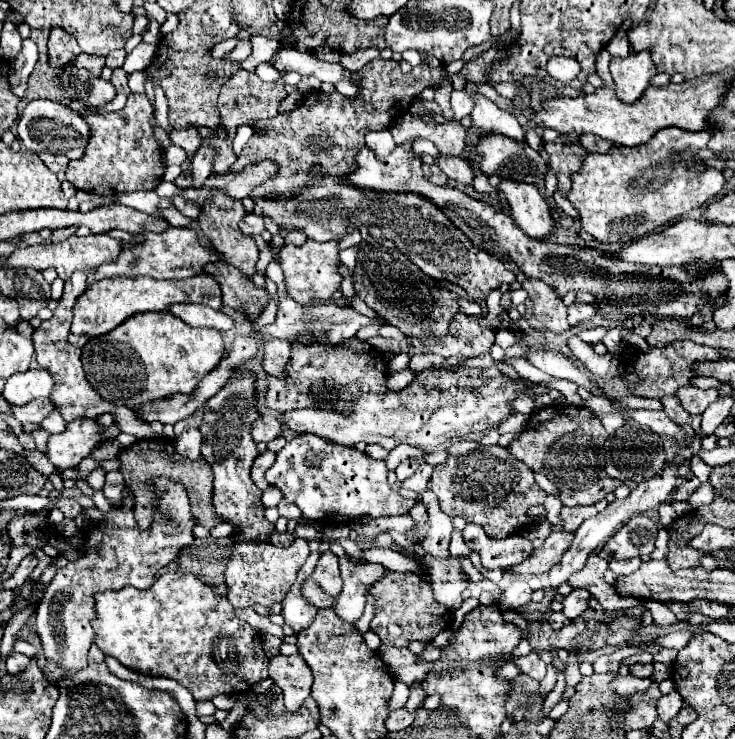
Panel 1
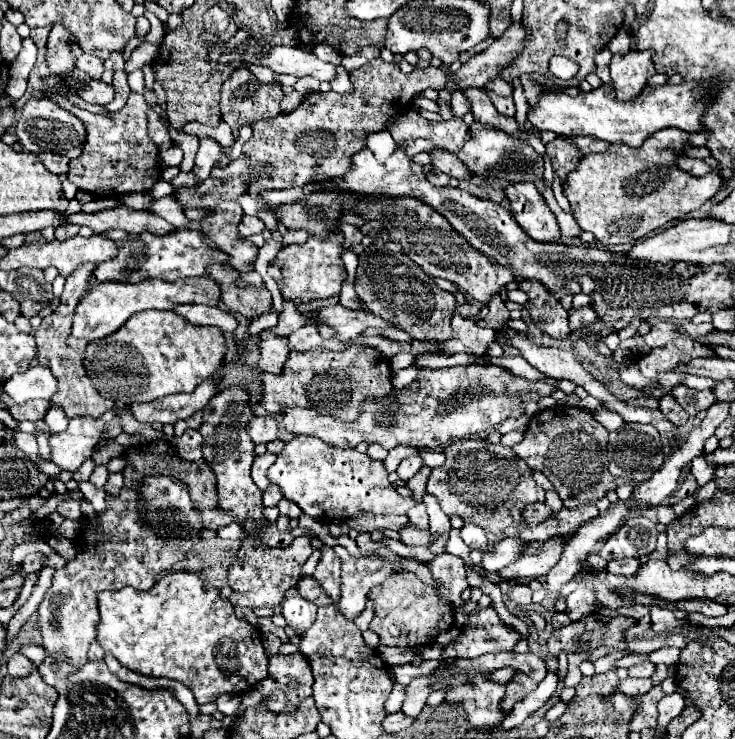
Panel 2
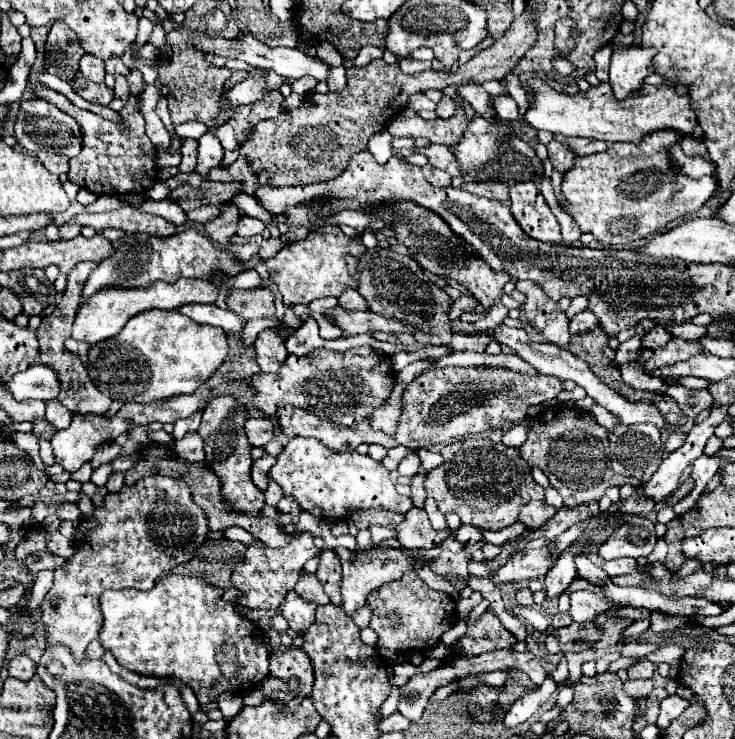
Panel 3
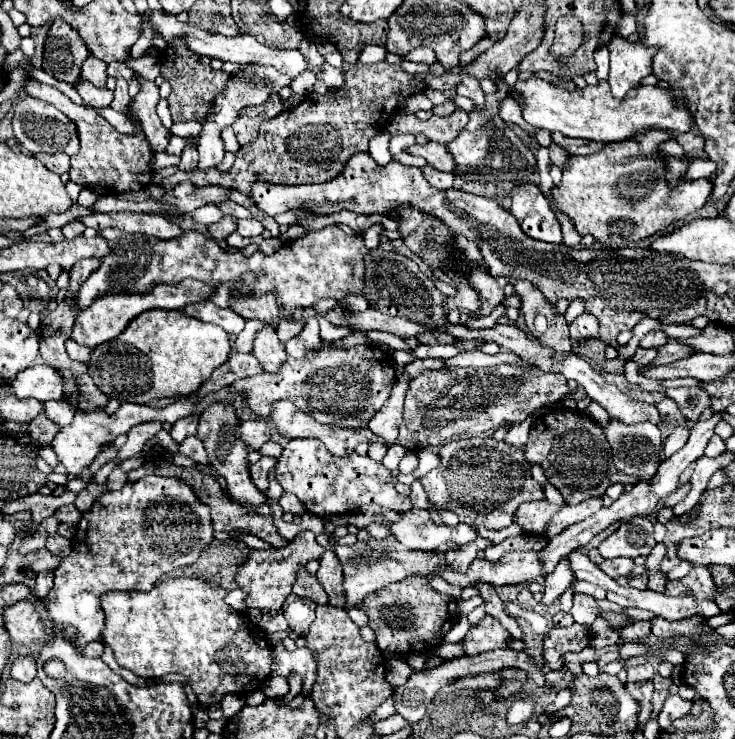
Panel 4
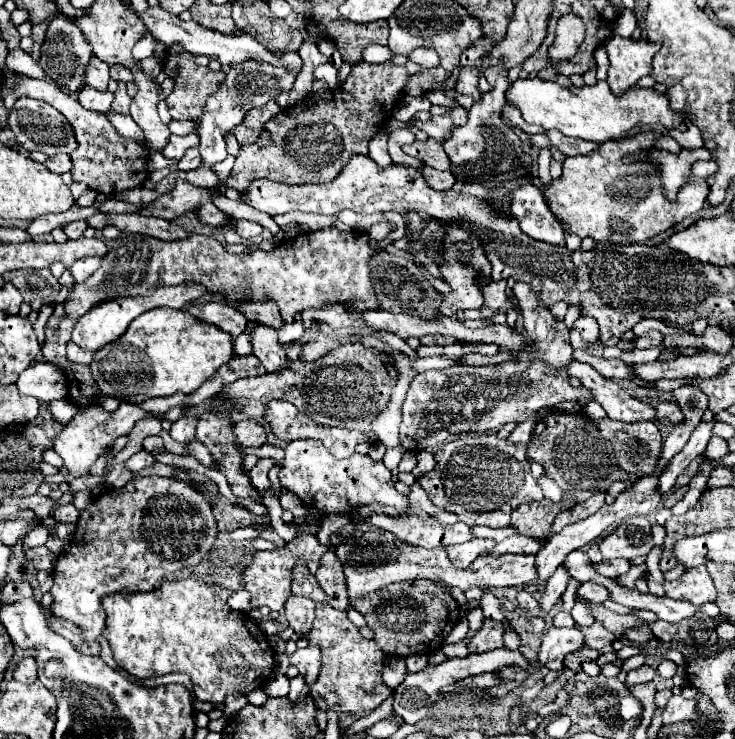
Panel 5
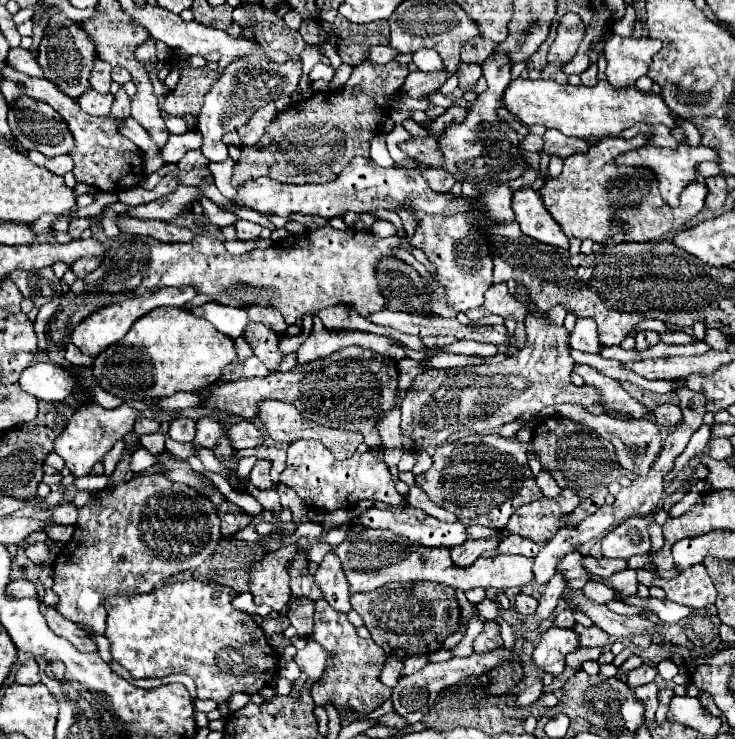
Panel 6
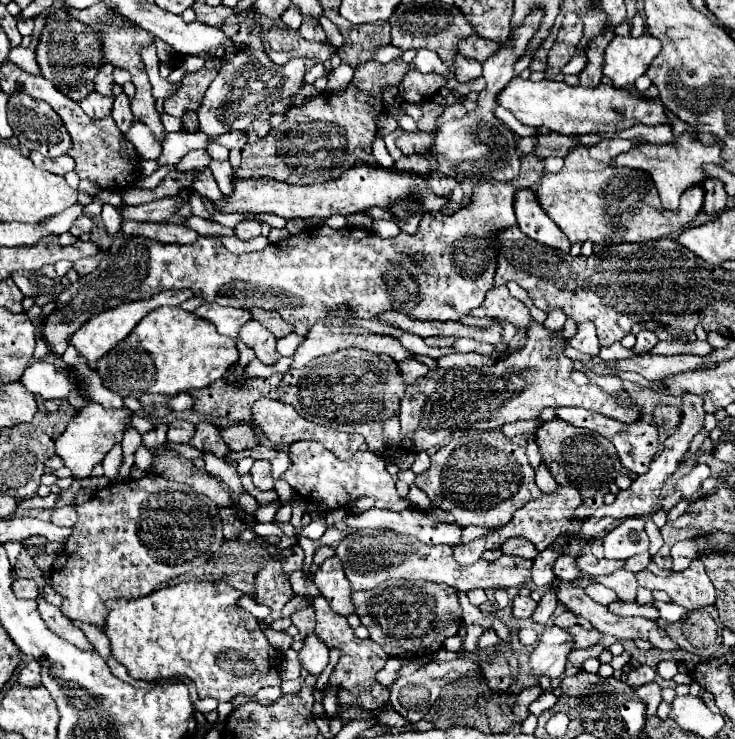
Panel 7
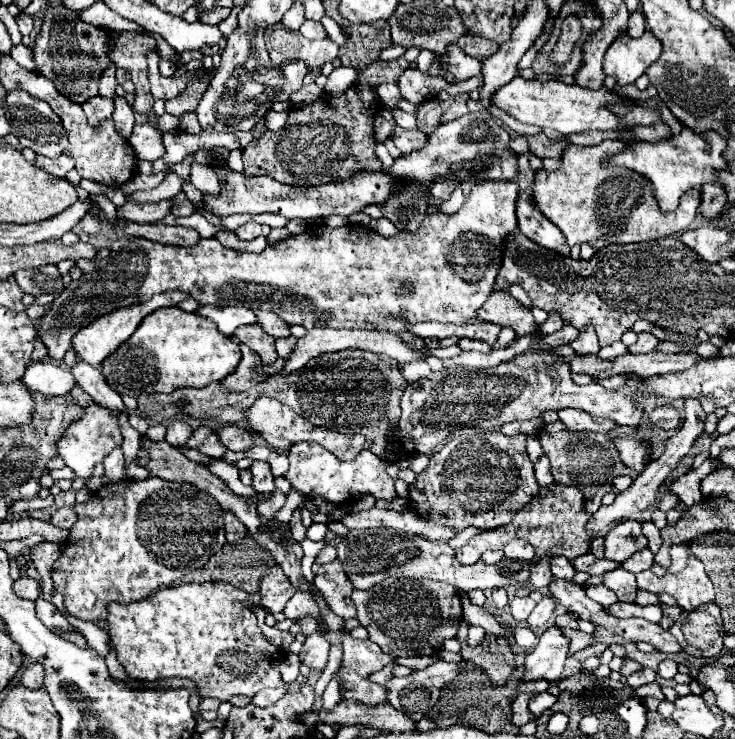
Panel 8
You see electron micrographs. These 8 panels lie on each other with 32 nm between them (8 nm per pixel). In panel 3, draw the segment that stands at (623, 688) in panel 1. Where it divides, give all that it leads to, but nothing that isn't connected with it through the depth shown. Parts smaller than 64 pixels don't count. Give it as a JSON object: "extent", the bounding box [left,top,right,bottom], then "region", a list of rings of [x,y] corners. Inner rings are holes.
{"extent":[624,680,654,714],"region":[[[626,680],[624,690],[640,702],[640,714],[644,714],[644,700],[650,696],[654,684],[652,680]]]}

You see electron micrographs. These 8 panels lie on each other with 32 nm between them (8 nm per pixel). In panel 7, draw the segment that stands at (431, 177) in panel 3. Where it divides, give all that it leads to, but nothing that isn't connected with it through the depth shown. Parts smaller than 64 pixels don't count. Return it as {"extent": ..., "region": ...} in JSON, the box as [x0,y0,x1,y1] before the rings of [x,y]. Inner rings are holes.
{"extent":[428,172,458,198],"region":[[[436,172],[430,180],[428,180],[428,188],[434,192],[434,194],[438,194],[438,196],[444,196],[444,198],[448,198],[450,196],[450,192],[452,192],[452,188],[456,186],[458,182],[456,180],[452,180],[452,178],[444,178],[444,176],[440,176],[440,172]]]}

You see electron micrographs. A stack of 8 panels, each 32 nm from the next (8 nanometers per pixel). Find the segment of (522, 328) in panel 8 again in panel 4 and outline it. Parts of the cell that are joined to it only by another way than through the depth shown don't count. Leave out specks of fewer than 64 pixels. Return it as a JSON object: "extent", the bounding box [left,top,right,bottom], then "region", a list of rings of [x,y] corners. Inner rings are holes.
{"extent":[468,268,508,310],"region":[[[472,268],[468,272],[468,280],[478,290],[480,298],[490,310],[504,304],[504,288],[508,284],[508,278],[492,278],[488,272],[484,272],[484,268]]]}

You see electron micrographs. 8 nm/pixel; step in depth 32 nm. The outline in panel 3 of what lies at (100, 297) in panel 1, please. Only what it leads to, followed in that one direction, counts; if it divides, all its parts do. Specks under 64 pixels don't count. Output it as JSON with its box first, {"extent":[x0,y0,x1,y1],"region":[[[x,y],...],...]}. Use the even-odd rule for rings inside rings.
{"extent":[72,280,218,344],"region":[[[178,280],[176,284],[164,284],[156,282],[148,288],[104,288],[96,292],[88,304],[78,308],[72,338],[86,344],[98,344],[102,340],[108,340],[116,336],[130,318],[144,310],[160,308],[160,310],[176,310],[184,304],[212,304],[218,296],[218,288],[206,280]]]}

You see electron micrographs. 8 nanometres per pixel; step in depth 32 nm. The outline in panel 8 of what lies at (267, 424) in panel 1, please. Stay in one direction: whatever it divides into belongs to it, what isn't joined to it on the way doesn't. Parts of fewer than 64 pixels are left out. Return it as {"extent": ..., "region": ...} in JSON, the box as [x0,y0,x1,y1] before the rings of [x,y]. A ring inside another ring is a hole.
{"extent":[214,424,254,450],"region":[[[228,424],[228,426],[220,426],[214,430],[216,436],[220,438],[220,442],[228,448],[228,450],[248,450],[254,446],[254,436],[240,426]]]}

